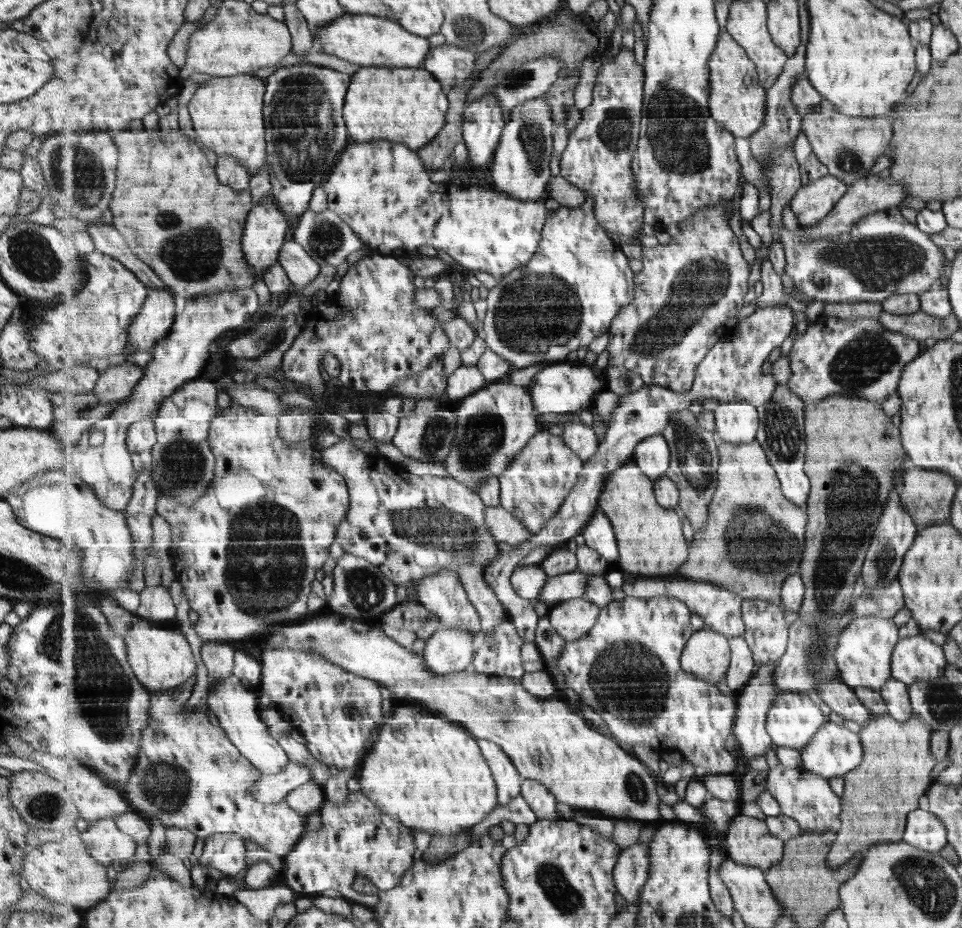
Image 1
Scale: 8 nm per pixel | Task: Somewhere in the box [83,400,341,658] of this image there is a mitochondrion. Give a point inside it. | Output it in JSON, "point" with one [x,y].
{"point":[263,550]}

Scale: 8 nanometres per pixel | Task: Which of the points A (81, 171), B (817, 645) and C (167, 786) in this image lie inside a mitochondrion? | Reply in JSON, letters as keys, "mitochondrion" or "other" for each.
{"A":"mitochondrion","B":"mitochondrion","C":"mitochondrion"}

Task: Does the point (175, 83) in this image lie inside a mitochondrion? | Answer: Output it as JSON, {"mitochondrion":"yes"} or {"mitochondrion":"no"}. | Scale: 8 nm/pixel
{"mitochondrion":"no"}

